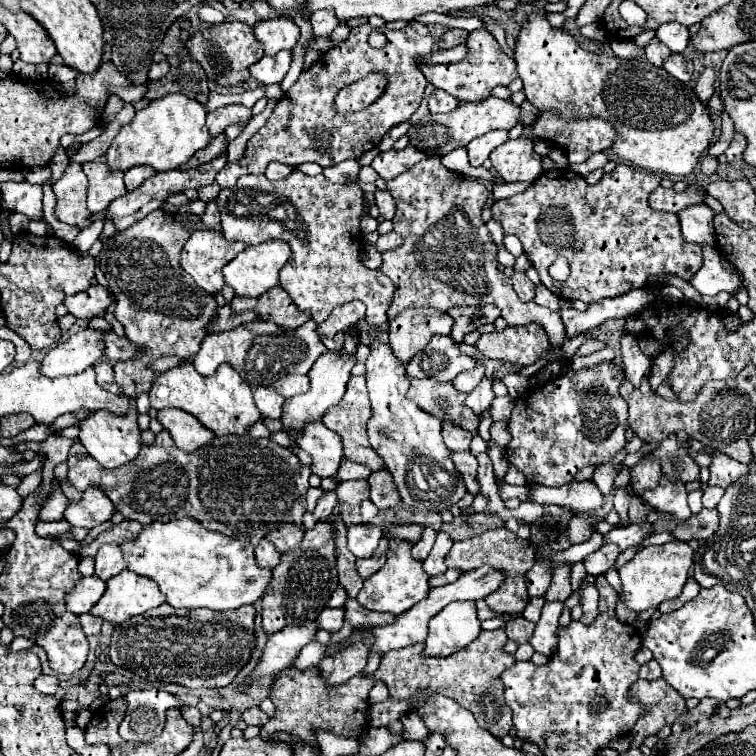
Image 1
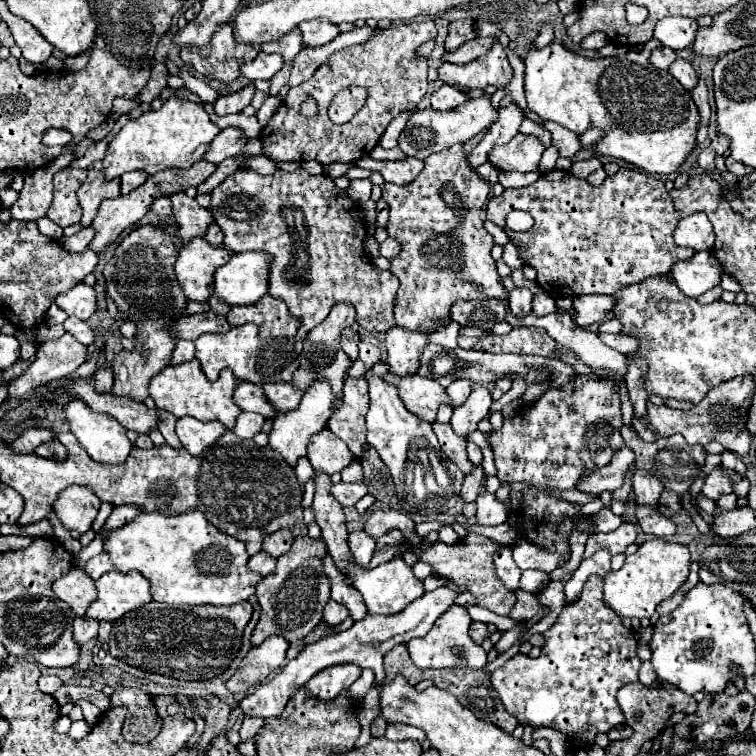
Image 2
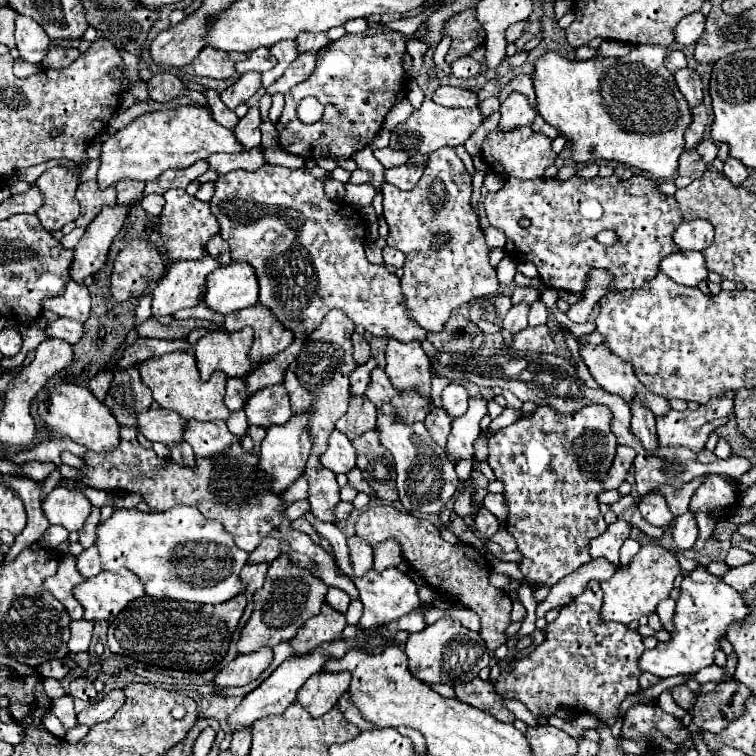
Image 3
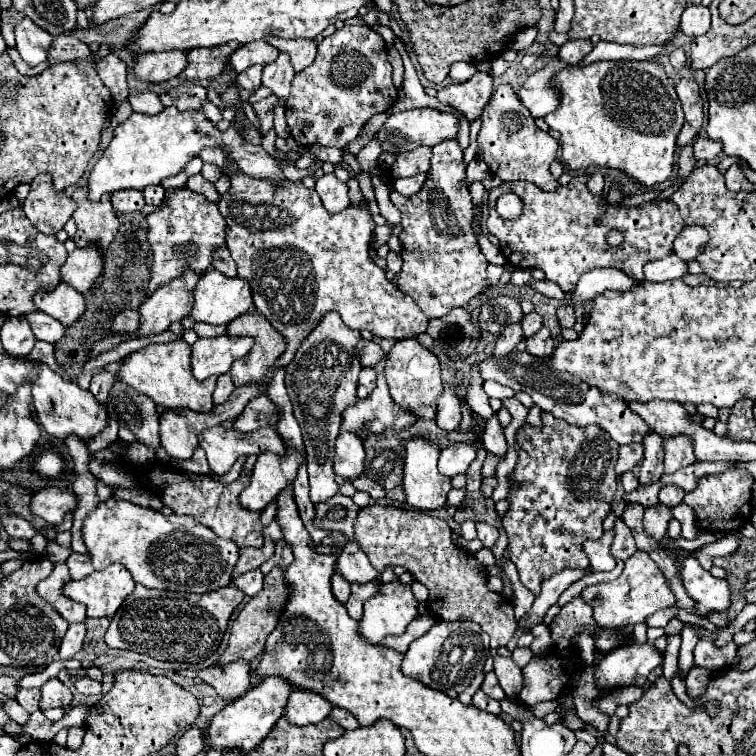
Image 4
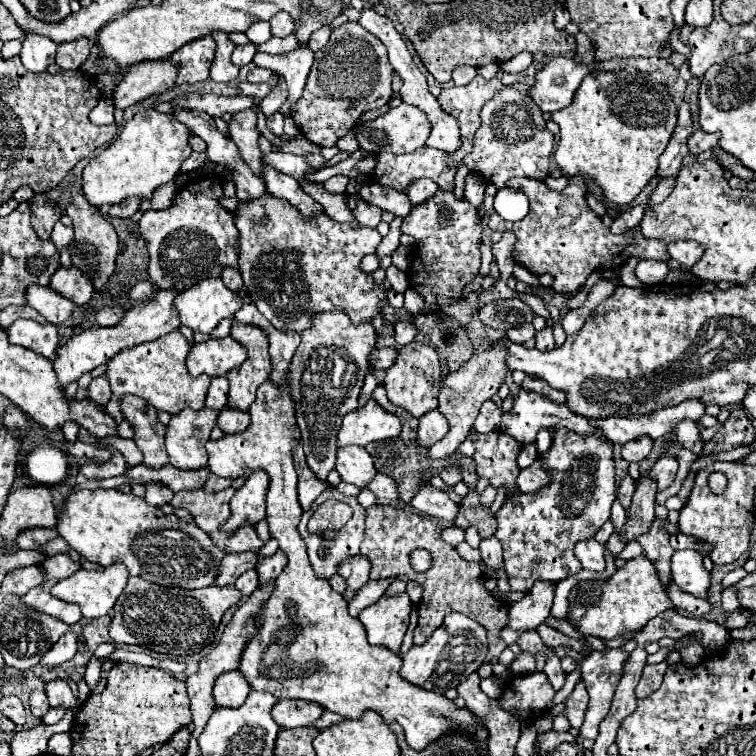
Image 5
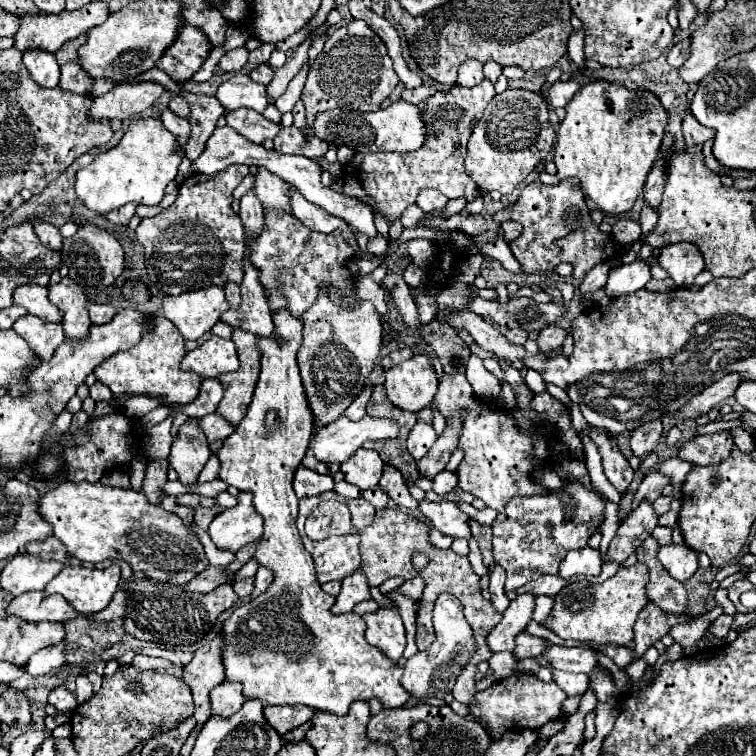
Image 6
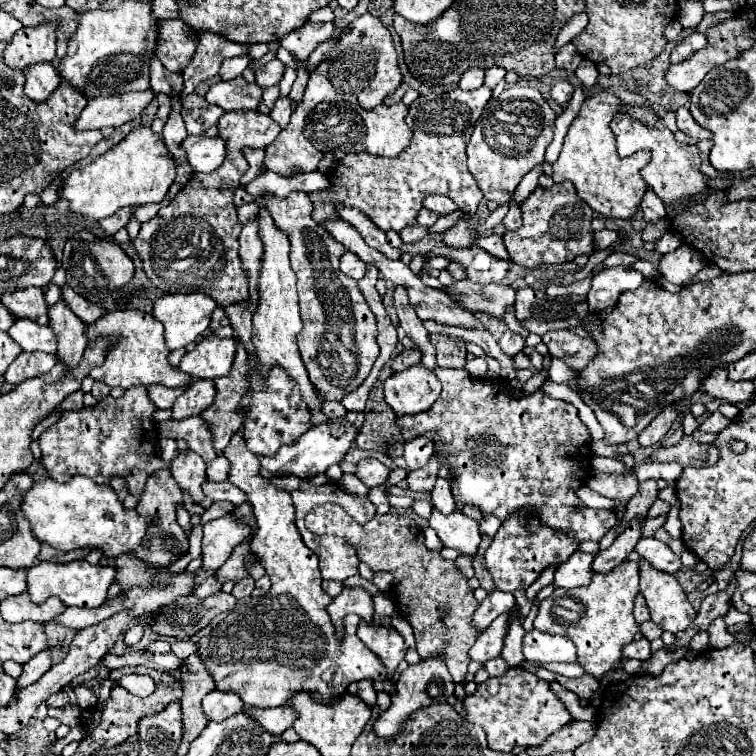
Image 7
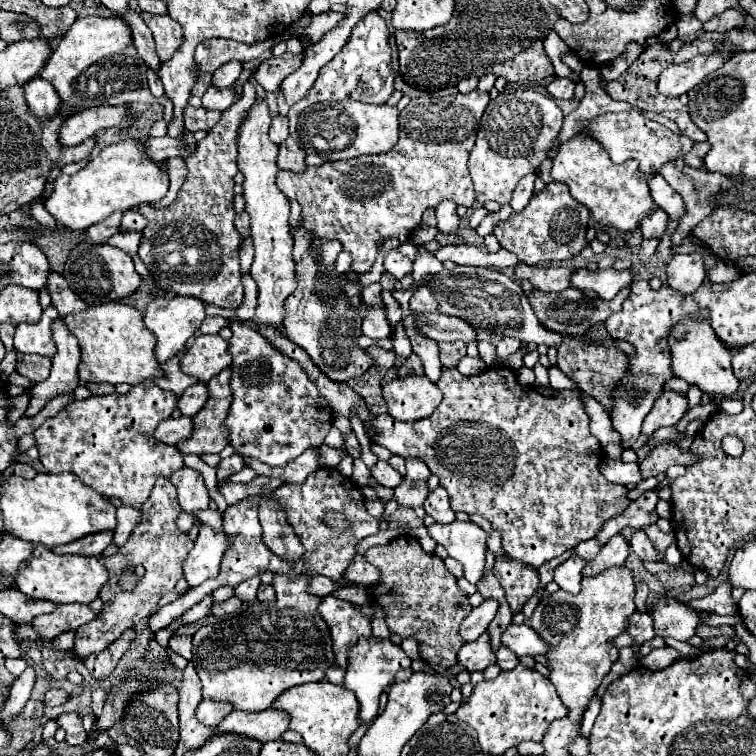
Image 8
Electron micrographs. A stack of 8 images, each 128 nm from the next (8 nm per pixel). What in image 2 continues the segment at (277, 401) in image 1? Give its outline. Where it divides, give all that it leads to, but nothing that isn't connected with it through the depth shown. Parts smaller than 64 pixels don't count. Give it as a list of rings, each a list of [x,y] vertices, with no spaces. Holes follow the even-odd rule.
[[[240,382],[236,386],[234,400],[236,400],[236,406],[246,410],[246,412],[258,412],[262,416],[268,416],[272,412],[272,408],[270,408],[268,400],[264,398],[260,386],[254,386],[248,382]]]

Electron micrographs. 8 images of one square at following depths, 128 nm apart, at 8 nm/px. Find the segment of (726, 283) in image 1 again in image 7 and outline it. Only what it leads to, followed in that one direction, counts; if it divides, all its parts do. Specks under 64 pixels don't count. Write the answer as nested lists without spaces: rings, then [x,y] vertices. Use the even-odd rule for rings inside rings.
[[[612,266],[592,276],[591,289],[587,296],[590,312],[596,314],[604,308],[614,308],[618,296],[626,290],[636,290],[644,276],[634,268]]]

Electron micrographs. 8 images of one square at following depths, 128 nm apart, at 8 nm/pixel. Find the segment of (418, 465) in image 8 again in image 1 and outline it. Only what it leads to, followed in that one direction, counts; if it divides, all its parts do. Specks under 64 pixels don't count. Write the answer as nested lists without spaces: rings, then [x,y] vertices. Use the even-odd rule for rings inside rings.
[[[478,360],[478,366],[476,366],[474,370],[464,372],[464,374],[458,374],[458,376],[454,378],[454,386],[456,386],[458,392],[470,394],[470,392],[480,384],[482,378],[484,378],[484,366],[482,366],[482,362]]]

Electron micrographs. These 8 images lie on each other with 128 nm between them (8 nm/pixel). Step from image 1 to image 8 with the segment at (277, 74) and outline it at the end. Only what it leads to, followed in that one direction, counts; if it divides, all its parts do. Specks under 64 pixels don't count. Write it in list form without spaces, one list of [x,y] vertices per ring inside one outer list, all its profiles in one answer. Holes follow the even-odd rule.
[[[228,62],[228,64],[220,66],[212,74],[210,84],[216,86],[216,88],[230,88],[236,82],[236,78],[240,76],[240,72],[242,72],[242,64],[240,62]]]

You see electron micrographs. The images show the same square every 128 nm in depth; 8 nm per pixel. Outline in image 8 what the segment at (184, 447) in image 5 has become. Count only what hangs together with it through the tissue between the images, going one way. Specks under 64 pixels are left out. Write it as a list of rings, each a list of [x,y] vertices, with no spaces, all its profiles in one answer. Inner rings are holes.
[[[180,468],[176,470],[172,476],[172,484],[178,490],[178,504],[186,514],[192,514],[194,518],[194,526],[202,528],[202,520],[196,516],[198,510],[206,510],[210,496],[208,496],[208,488],[204,486],[202,474],[192,470],[192,468]]]

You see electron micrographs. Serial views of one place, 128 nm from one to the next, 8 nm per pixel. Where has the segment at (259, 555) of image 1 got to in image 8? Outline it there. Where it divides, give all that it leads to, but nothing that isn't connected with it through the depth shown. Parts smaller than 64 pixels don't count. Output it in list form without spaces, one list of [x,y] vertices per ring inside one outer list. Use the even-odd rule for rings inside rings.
[[[248,578],[244,580],[238,588],[236,588],[236,596],[244,602],[254,602],[256,600],[256,592],[260,586],[260,578]]]

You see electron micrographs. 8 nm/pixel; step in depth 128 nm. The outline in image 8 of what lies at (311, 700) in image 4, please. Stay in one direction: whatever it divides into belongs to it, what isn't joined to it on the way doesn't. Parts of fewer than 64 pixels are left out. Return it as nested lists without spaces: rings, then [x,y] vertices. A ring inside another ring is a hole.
[[[268,708],[262,712],[230,712],[216,728],[216,732],[232,732],[238,736],[248,736],[260,740],[262,744],[268,740],[280,738],[290,724],[290,716],[286,712]]]

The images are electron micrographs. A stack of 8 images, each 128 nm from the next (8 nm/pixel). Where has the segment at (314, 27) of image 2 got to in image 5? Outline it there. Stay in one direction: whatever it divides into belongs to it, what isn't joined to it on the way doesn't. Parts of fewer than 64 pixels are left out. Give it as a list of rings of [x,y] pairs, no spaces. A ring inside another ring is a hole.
[[[258,20],[256,24],[252,24],[252,28],[248,28],[246,36],[250,38],[250,42],[254,44],[260,44],[260,40],[270,40],[272,34],[270,34],[270,24],[264,22],[264,20]],[[298,46],[296,50],[292,50],[288,54],[280,54],[280,56],[270,56],[270,54],[254,56],[256,66],[266,66],[272,72],[280,72],[286,78],[290,104],[294,104],[302,96],[308,72],[312,68],[312,60],[314,60],[314,52],[308,46],[304,46],[304,48]]]

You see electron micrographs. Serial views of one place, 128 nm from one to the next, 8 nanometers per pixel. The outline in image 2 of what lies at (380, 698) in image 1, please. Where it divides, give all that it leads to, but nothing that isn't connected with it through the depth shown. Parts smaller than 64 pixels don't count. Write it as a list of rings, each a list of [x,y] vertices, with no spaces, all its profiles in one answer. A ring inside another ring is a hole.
[[[442,586],[432,592],[426,592],[420,600],[414,600],[412,604],[408,604],[408,608],[404,608],[404,612],[398,612],[394,616],[366,616],[366,618],[354,622],[354,626],[346,632],[326,636],[314,644],[308,644],[274,678],[260,684],[252,694],[248,694],[240,702],[242,712],[246,716],[280,716],[280,712],[284,710],[284,706],[288,704],[288,700],[292,698],[292,692],[296,692],[296,688],[302,688],[312,676],[316,676],[324,668],[330,668],[336,664],[358,664],[360,668],[370,668],[370,670],[374,670],[375,674],[374,685],[382,684],[386,678],[386,674],[382,674],[384,654],[390,652],[396,644],[408,642],[410,638],[426,636],[428,630],[438,620],[438,616],[444,614],[454,604],[454,596],[456,596],[456,590],[452,590],[450,586]]]

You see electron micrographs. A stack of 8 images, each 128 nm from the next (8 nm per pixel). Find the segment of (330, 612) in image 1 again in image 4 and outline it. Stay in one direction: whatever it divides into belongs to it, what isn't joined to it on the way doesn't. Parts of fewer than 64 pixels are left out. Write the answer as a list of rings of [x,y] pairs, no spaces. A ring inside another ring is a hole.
[[[334,574],[332,576],[332,592],[344,604],[348,600],[348,596],[350,596],[350,584],[340,574]]]

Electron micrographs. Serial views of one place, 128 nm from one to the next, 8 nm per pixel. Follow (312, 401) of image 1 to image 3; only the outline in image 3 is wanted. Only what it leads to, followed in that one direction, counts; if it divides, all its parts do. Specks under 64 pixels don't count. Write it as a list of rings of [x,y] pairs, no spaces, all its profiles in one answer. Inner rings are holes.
[[[292,416],[288,424],[268,428],[266,438],[262,440],[260,470],[272,480],[272,492],[282,494],[296,478],[302,476],[306,460],[310,456],[310,448],[312,448],[312,440],[308,434],[308,416]]]

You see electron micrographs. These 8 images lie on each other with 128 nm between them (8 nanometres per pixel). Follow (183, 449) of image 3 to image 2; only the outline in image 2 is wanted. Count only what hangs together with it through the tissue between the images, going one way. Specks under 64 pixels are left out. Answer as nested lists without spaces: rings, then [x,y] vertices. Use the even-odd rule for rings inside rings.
[[[158,410],[158,412],[160,412],[160,434],[164,436],[164,440],[166,440],[172,448],[180,450],[180,448],[182,448],[182,444],[180,444],[180,440],[178,440],[178,436],[176,436],[176,432],[174,432],[176,418],[174,418],[172,414],[168,414],[168,412],[162,412],[162,410]]]

